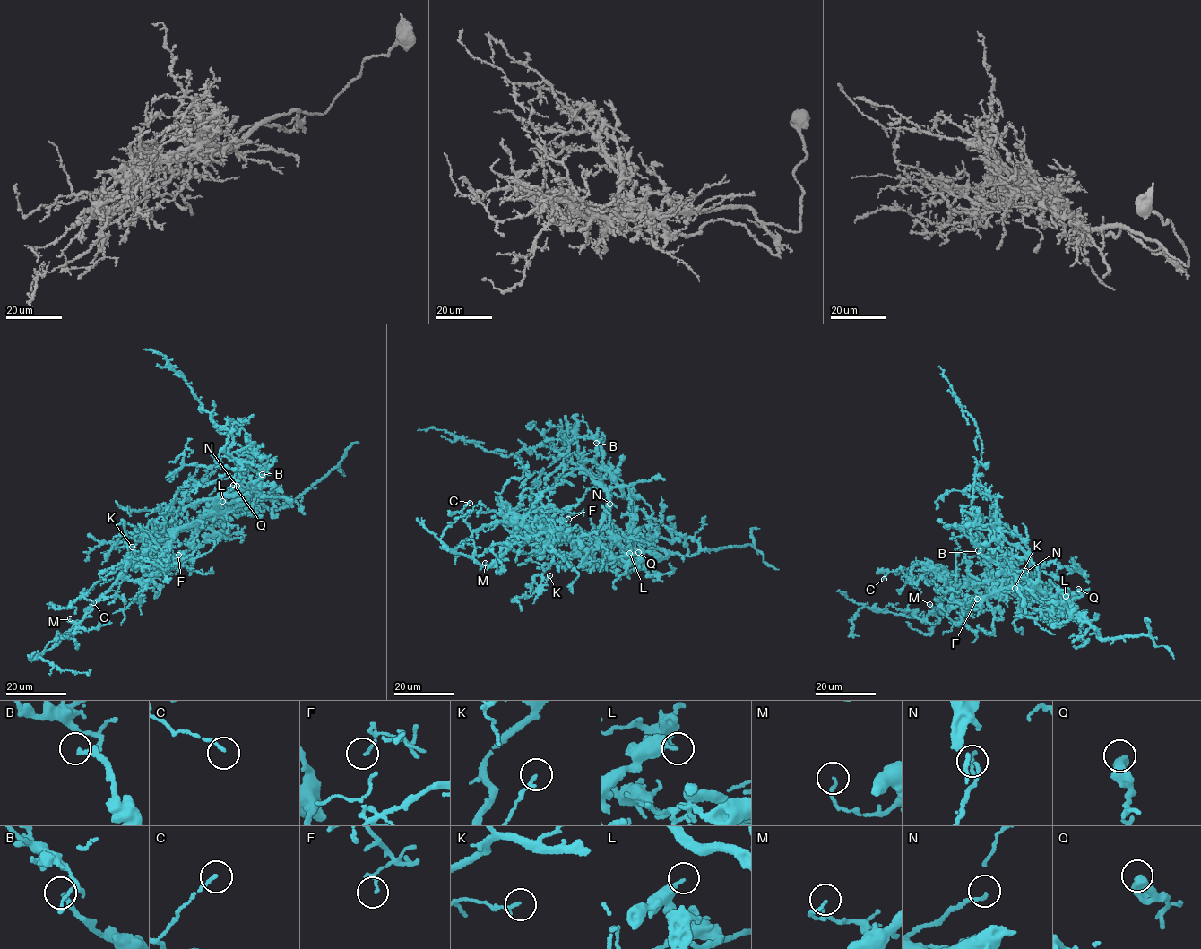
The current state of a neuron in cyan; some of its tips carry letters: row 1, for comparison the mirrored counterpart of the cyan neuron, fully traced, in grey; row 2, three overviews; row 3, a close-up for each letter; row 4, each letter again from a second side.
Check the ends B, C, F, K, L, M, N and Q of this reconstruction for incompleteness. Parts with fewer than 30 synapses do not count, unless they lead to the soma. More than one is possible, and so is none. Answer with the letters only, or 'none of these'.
none of these

